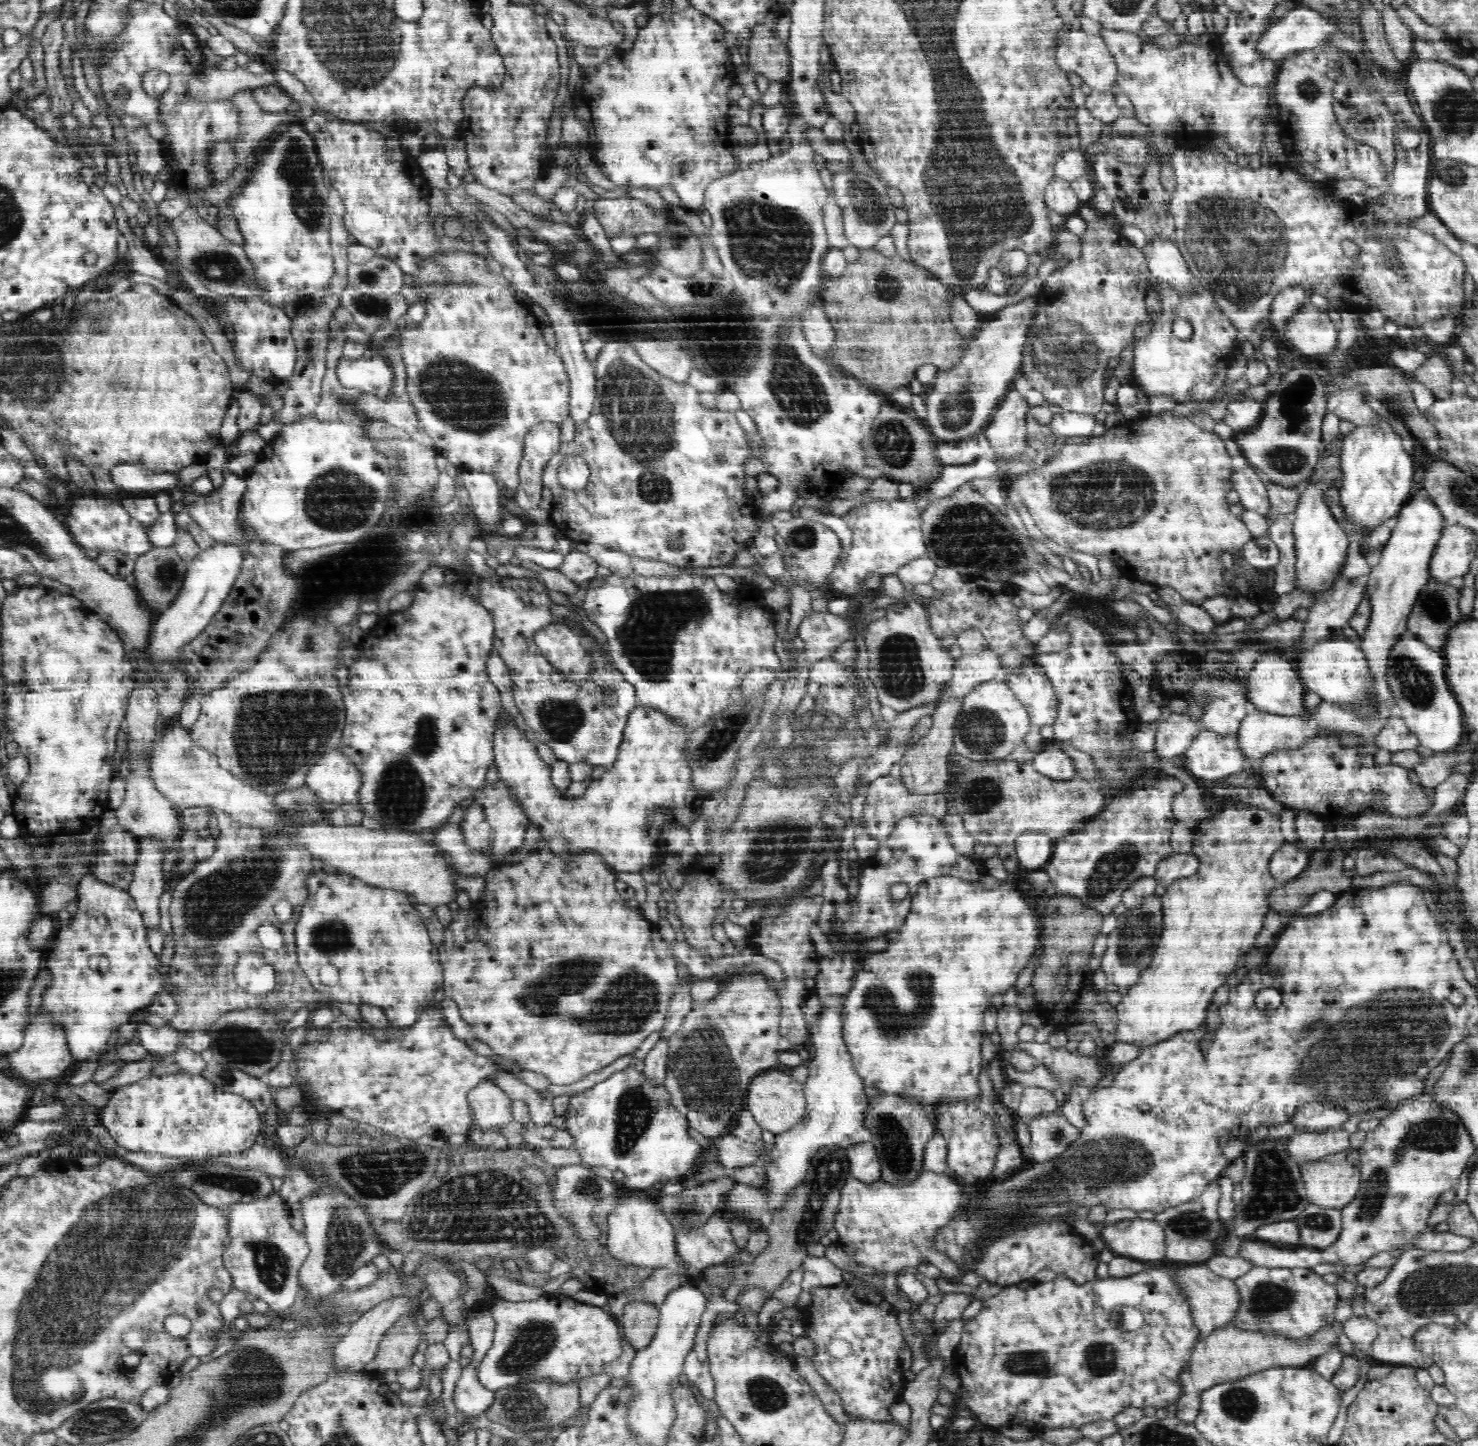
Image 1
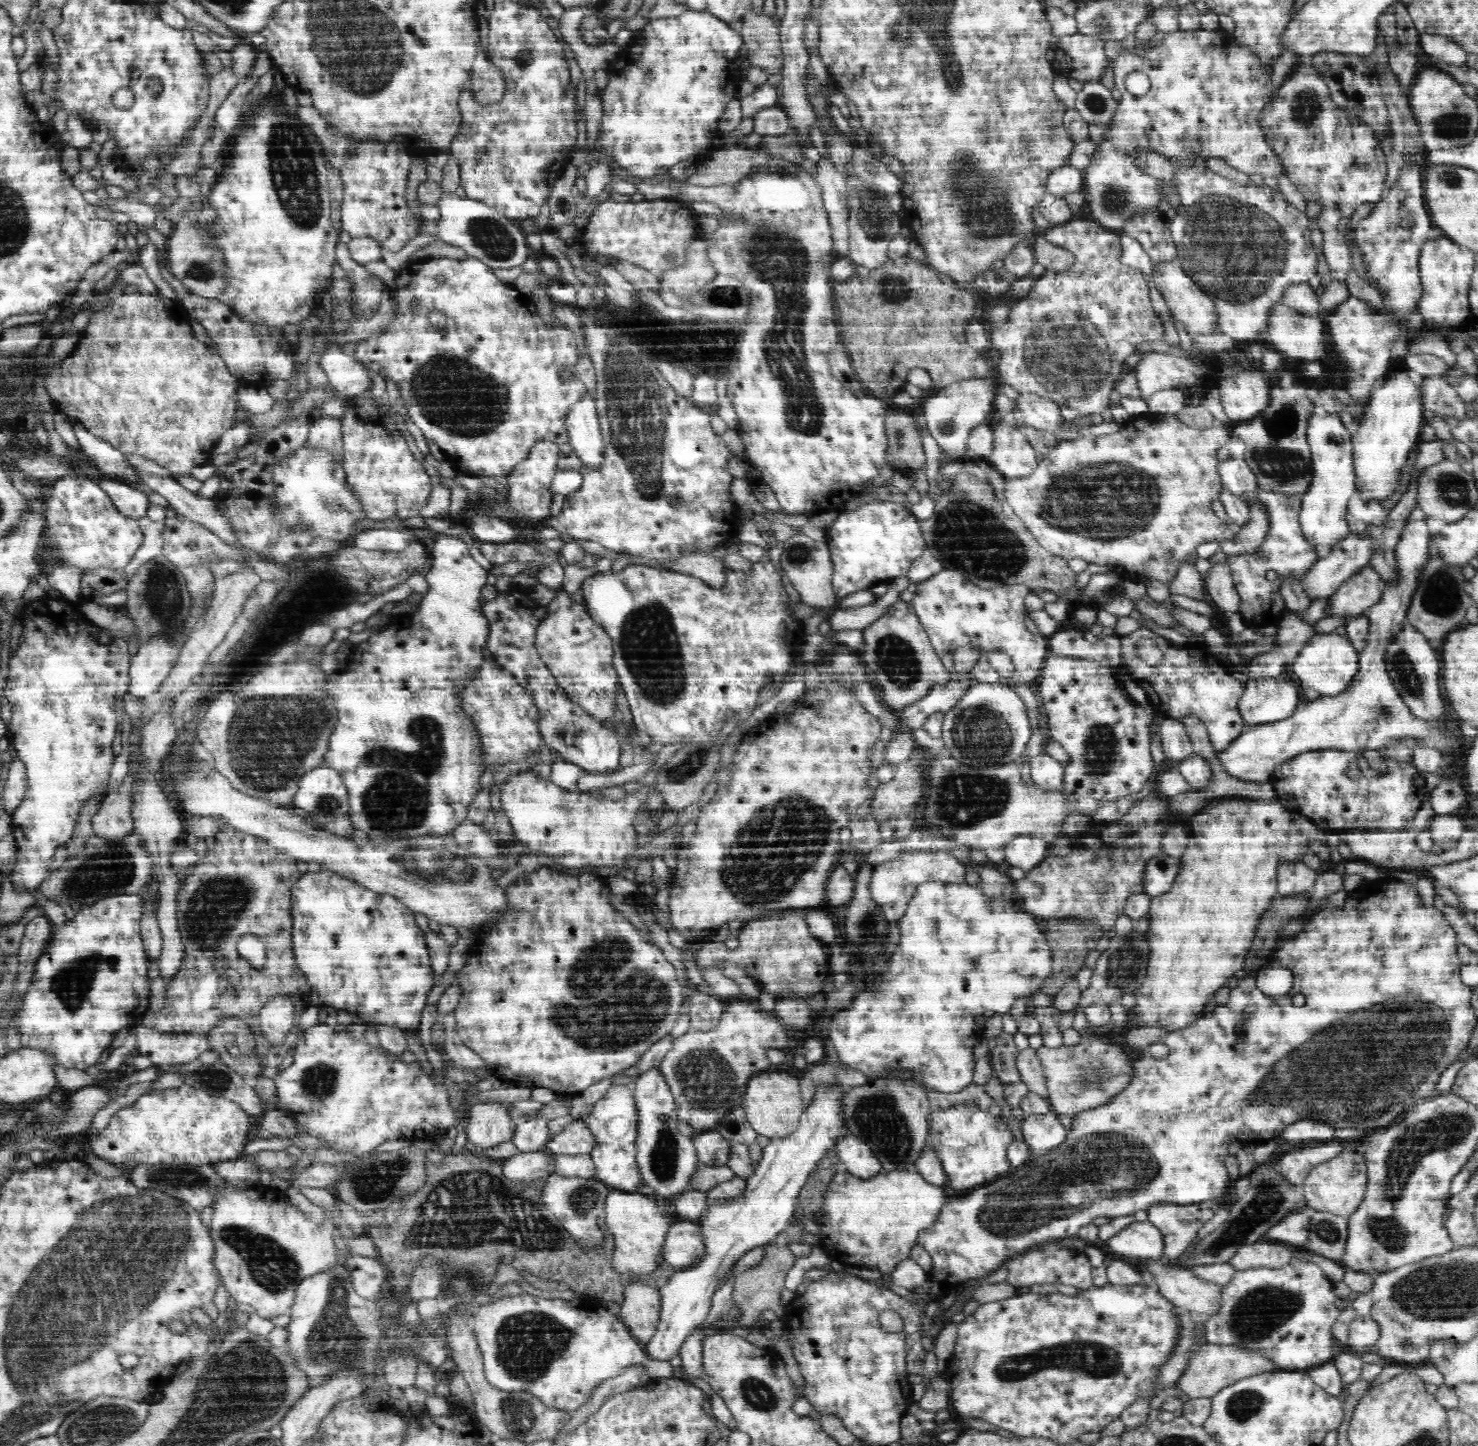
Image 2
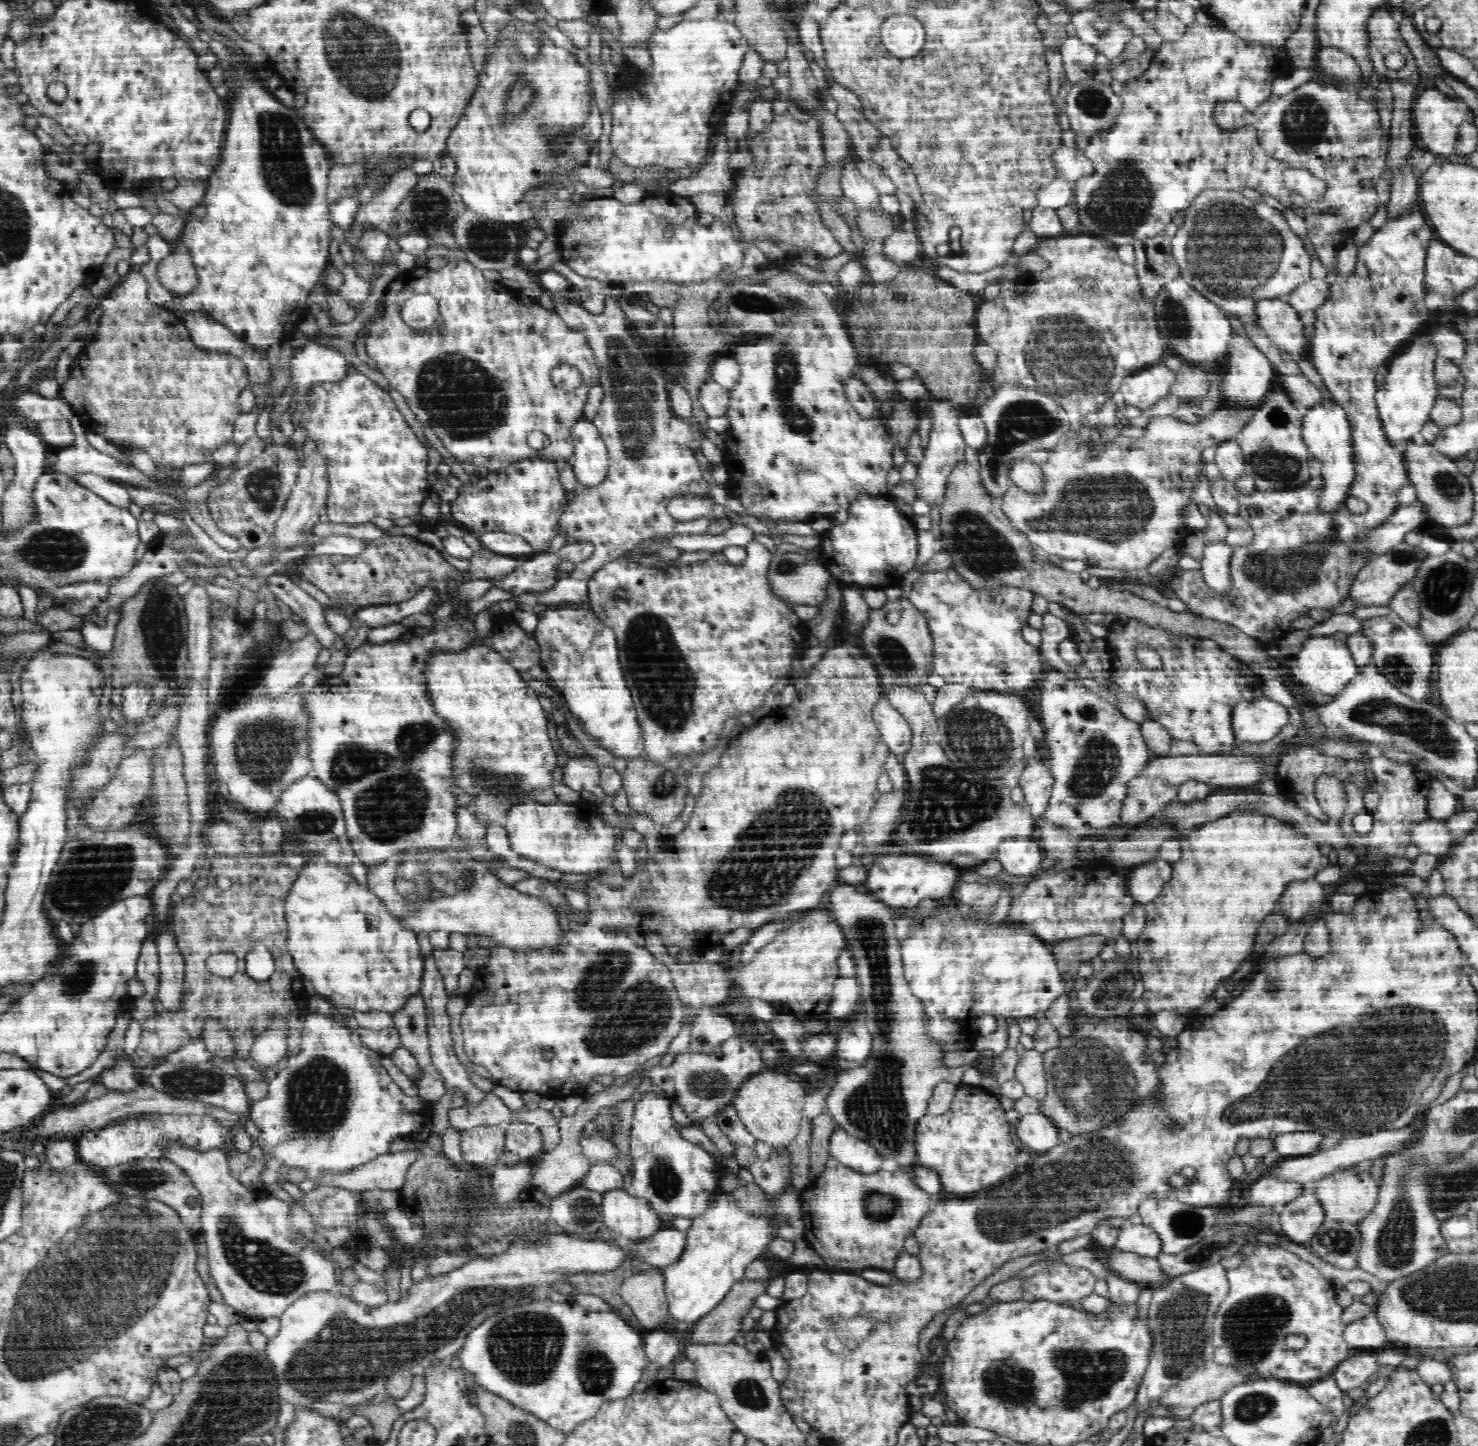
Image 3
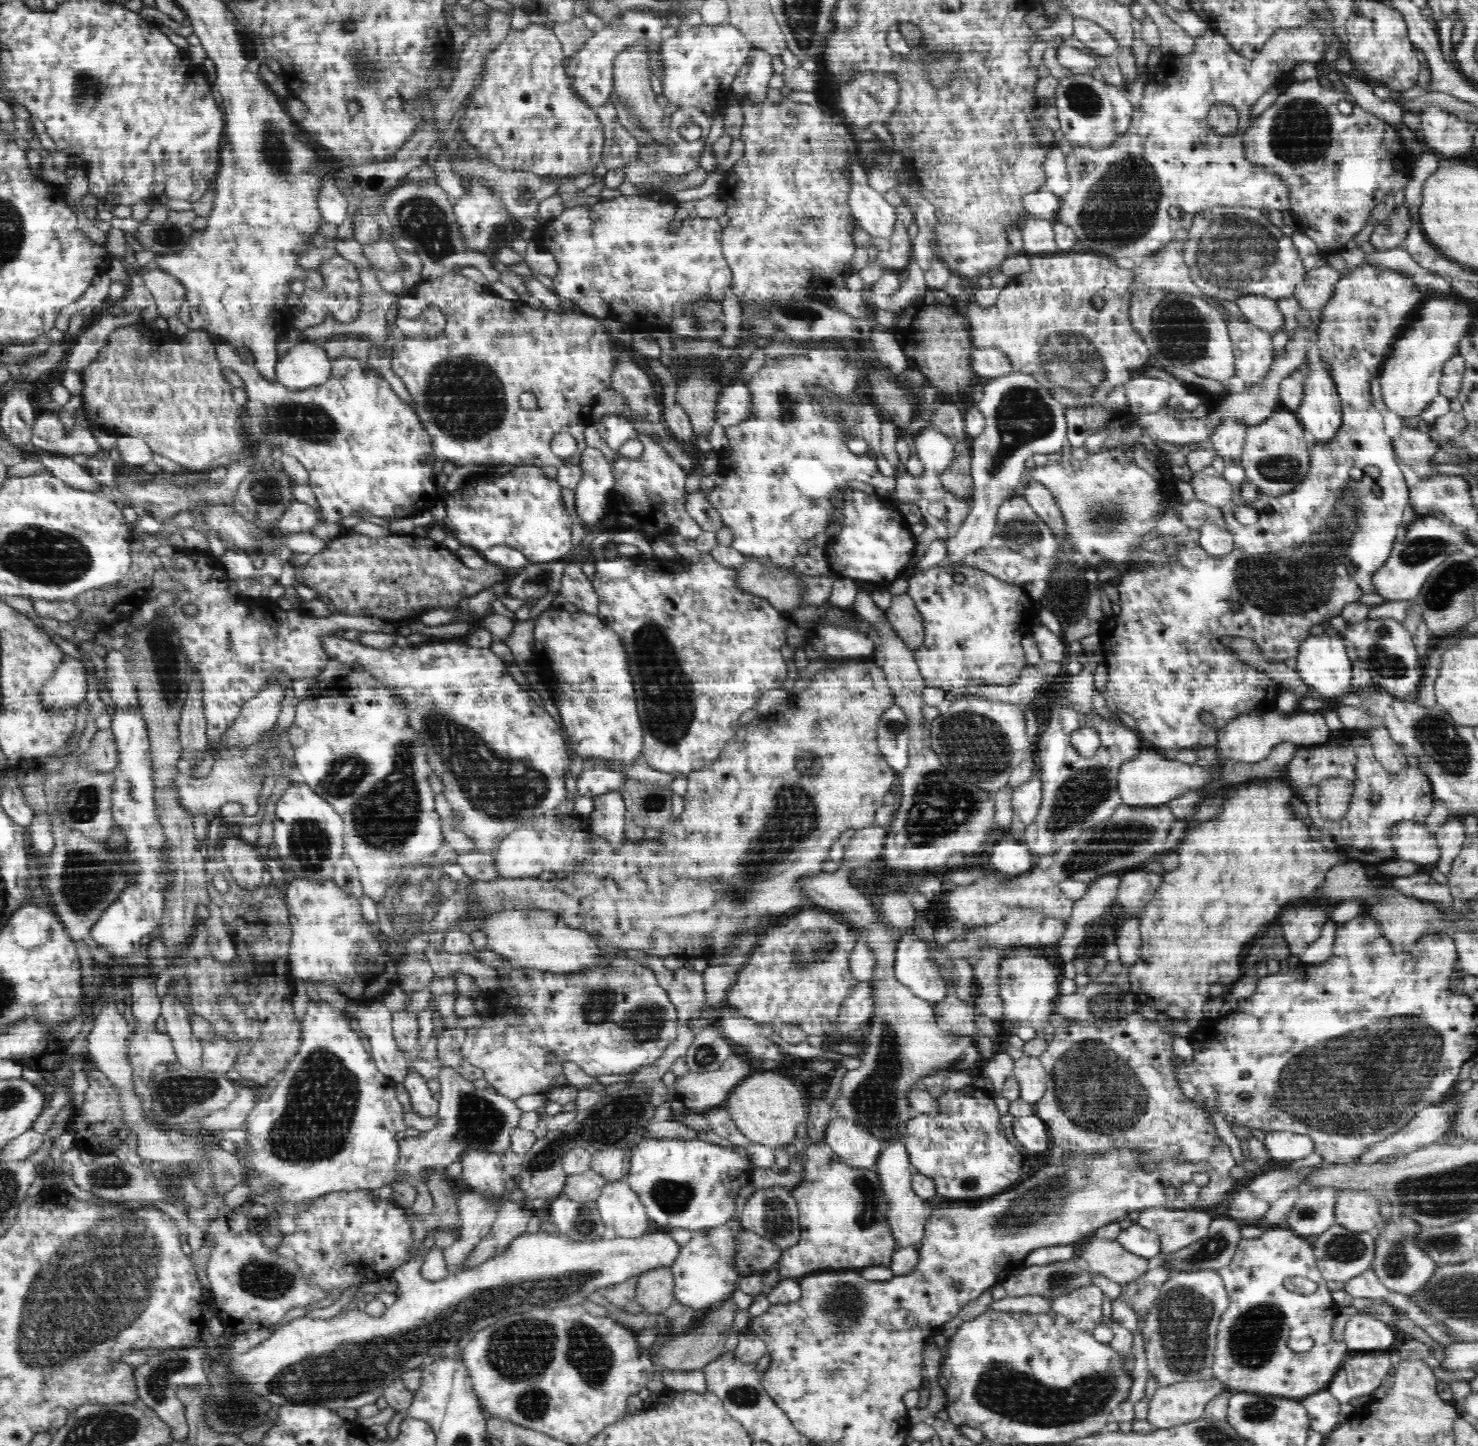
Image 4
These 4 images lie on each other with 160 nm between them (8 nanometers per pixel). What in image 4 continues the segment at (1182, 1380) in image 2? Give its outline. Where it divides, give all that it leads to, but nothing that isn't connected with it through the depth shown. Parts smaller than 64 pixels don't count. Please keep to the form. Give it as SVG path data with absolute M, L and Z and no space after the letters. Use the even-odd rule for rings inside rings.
M1217 1377L1212 1380L1196 1380L1190 1382L1180 1382L1168 1386L1158 1386L1152 1398L1149 1401L1146 1420L1154 1428L1164 1430L1192 1422L1198 1418L1204 1418L1205 1406L1217 1396L1228 1393L1225 1384Z

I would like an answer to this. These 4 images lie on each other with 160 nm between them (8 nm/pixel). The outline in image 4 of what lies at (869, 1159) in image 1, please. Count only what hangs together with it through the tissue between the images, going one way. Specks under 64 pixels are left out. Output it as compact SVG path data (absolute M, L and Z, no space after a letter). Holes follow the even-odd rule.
M836 1116L826 1127L825 1143L844 1164L859 1169L874 1168L884 1142L858 1124Z

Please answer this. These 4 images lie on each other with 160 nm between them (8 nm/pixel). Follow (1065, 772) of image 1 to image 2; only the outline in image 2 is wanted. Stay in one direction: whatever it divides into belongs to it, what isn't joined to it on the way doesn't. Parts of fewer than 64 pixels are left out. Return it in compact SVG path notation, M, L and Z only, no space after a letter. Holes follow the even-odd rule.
M1041 752L1029 761L1029 765L1032 780L1038 788L1061 790L1065 765L1058 759Z

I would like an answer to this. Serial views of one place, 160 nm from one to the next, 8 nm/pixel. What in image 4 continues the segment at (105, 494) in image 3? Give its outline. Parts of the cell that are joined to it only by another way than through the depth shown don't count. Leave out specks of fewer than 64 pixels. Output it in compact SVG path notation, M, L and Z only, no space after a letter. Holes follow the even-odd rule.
M36 452L36 454L38 454L36 458L44 464L46 470L63 480L70 487L93 493L102 487L97 480L89 475L89 472L83 469L83 465L79 465L71 456L56 456L56 453L46 454L46 452Z

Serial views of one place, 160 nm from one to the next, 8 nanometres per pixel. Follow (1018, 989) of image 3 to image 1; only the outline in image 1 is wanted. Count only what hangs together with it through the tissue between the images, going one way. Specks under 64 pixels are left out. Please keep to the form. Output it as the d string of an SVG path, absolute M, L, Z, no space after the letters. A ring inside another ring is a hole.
M938 876L926 880L918 887L916 896L911 900L911 909L905 923L898 929L898 938L890 944L886 954L872 954L854 980L854 988L846 996L846 1008L842 1010L842 1039L846 1042L848 1053L853 1060L855 1071L860 1075L865 1086L879 1088L883 1093L900 1095L904 1099L916 1099L921 1104L941 1105L952 1101L970 1101L980 1098L978 1075L981 1071L981 1047L984 1042L984 1012L990 1009L990 998L996 994L1005 995L1016 985L1020 972L1028 966L1032 954L1038 954L1041 948L1039 942L1040 926L1036 917L1028 908L1024 896L1018 890L1008 890L1008 885L1000 884L994 890L984 890L979 882L970 882Z

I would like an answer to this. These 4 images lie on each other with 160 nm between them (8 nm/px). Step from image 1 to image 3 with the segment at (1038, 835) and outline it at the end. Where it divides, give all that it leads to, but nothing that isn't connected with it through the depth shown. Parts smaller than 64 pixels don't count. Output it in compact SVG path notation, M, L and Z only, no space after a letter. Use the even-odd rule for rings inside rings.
M1005 838L996 851L996 860L1010 874L1030 875L1040 866L1044 852L1040 846L1037 838Z

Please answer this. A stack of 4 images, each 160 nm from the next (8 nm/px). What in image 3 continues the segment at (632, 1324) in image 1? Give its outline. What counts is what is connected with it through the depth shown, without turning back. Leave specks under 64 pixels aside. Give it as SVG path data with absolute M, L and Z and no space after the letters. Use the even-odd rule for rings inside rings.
M662 1270L636 1274L622 1282L620 1294L644 1332L657 1330L668 1312Z

